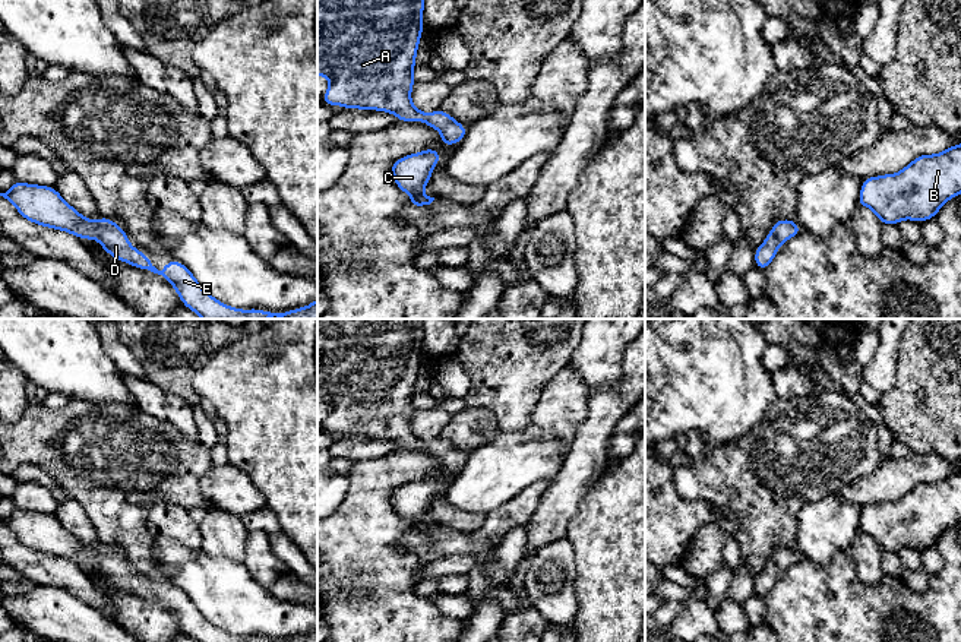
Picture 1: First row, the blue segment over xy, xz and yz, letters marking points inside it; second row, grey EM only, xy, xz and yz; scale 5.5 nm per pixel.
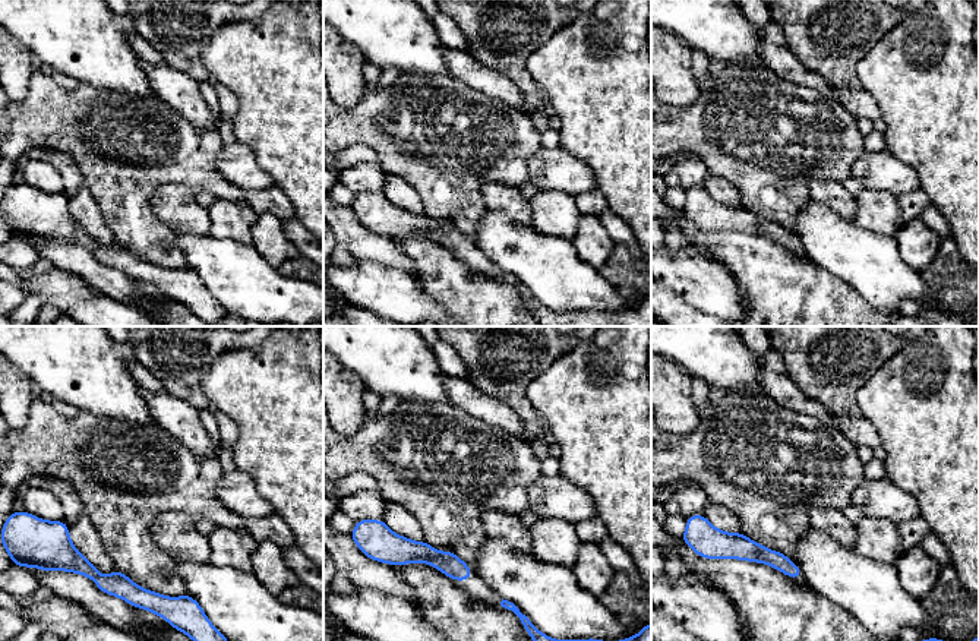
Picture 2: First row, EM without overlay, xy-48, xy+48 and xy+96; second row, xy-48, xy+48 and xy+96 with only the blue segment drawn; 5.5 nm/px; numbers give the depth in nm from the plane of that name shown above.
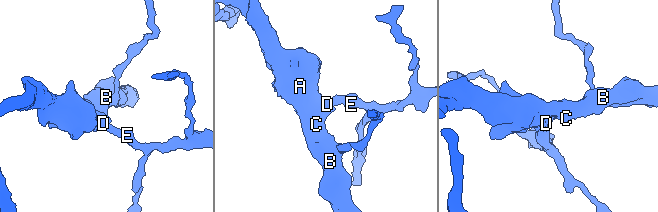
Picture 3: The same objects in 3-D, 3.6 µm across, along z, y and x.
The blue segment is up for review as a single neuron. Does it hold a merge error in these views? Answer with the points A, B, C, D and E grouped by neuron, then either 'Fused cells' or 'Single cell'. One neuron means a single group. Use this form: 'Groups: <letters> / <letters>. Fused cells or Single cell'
Groups: A B C D E. Single cell

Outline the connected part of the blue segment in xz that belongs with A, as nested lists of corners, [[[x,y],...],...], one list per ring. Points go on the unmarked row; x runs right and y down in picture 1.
[[[317,319],[317,404],[329,405],[322,430],[426,450],[451,474],[465,465],[465,453],[442,437],[426,442],[411,430],[423,339],[423,319]]]

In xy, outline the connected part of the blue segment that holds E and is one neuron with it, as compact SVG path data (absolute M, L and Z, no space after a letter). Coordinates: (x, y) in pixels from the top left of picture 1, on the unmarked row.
M15 509L0 524L31 550L70 560L78 566L97 566L101 575L117 588L162 603L174 614L184 635L196 642L317 642L317 626L306 635L284 641L230 635L208 622L183 591L170 586L164 598L158 598L139 576L130 573L130 566L120 553L102 544L97 550L85 545L54 515Z

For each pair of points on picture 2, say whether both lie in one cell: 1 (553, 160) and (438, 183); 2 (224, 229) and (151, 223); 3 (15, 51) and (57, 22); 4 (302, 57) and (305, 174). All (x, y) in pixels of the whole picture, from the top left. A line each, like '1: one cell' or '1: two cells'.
1: two cells
2: two cells
3: two cells
4: one cell

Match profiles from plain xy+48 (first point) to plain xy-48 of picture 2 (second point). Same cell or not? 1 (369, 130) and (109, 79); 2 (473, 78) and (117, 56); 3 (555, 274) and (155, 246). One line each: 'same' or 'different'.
1: different
2: different
3: different

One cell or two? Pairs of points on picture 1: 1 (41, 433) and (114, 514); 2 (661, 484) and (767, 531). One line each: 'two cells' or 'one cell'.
1: one cell
2: two cells

